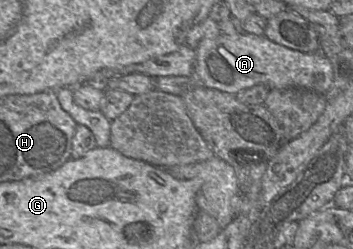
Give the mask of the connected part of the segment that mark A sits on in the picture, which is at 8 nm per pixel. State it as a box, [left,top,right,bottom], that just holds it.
[194,32,333,95]

